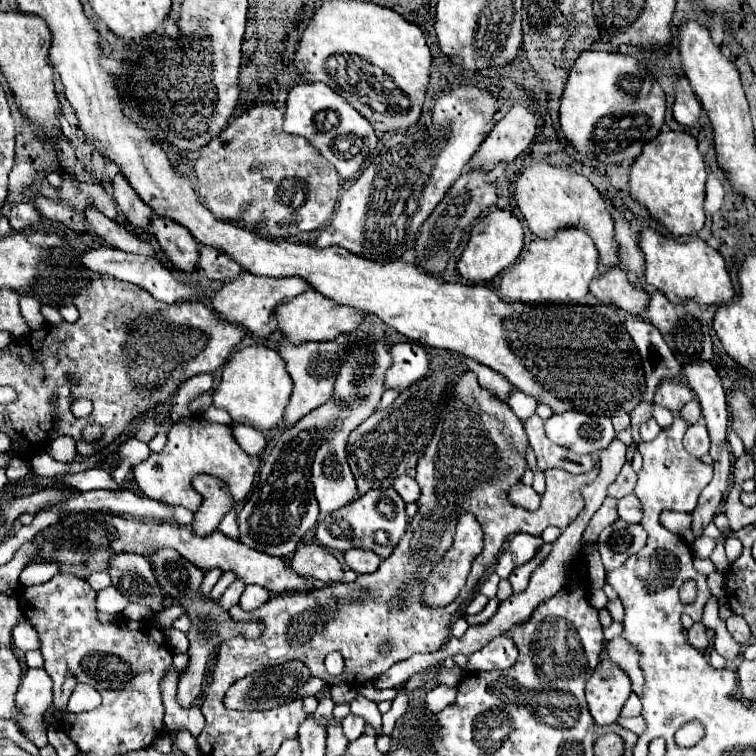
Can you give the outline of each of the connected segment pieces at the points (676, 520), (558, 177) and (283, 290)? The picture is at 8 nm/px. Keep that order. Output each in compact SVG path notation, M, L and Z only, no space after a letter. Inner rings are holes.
M665 510L662 513L662 523L672 533L682 535L686 529L690 529L690 523L692 523L692 515L690 513L671 510Z
M536 163L530 165L518 179L514 197L518 201L518 209L524 215L530 231L540 239L554 237L560 229L566 227L580 227L586 231L600 253L598 263L598 275L604 275L608 269L620 265L618 261L618 241L614 237L614 219L610 215L610 209L604 201L604 197L594 189L594 185L568 169L552 167L548 163Z
M244 271L240 277L224 283L212 297L212 309L214 313L228 323L234 325L242 325L248 333L256 335L256 337L270 337L272 331L272 321L274 321L274 309L282 303L288 303L290 299L294 299L296 295L308 291L310 285L306 285L306 281L298 279L298 277L284 277L284 279L272 279L272 277L256 277L248 271Z

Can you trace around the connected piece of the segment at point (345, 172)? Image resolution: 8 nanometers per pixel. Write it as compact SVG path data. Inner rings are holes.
M302 83L288 93L284 131L306 137L336 167L342 179L354 177L362 169L366 155L374 151L378 143L370 121L324 83Z

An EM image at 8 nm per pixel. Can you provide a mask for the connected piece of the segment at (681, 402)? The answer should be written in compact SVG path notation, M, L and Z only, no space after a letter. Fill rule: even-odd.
M674 381L660 383L654 395L654 403L670 409L672 413L678 413L690 399L692 399L692 391L686 385Z

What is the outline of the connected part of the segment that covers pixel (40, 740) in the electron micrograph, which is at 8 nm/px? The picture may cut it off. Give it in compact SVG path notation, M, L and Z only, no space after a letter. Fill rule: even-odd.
M28 669L16 693L16 709L20 713L18 729L36 745L48 745L44 713L52 705L52 679L44 669Z

